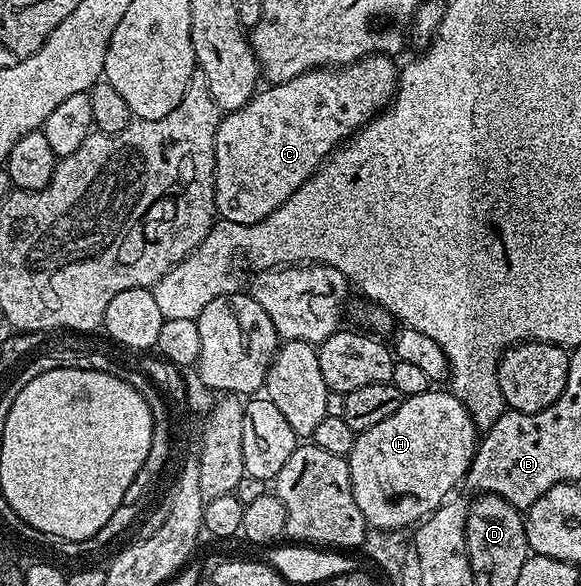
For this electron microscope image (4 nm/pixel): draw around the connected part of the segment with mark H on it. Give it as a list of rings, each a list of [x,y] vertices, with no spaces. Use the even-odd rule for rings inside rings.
[[[431,389],[422,395],[408,395],[403,398],[400,409],[396,409],[396,413],[392,413],[392,417],[387,417],[385,421],[380,421],[377,425],[372,425],[372,429],[357,432],[354,444],[348,456],[350,464],[350,480],[352,481],[352,497],[356,497],[356,505],[360,509],[360,513],[364,513],[367,523],[371,519],[374,521],[370,524],[371,528],[378,531],[395,531],[397,532],[403,523],[410,520],[419,524],[426,516],[432,514],[441,503],[447,502],[451,498],[450,490],[454,486],[461,484],[466,478],[466,470],[470,468],[470,463],[474,459],[474,448],[478,446],[479,436],[476,434],[475,428],[472,426],[469,415],[462,408],[462,403],[446,389]]]

